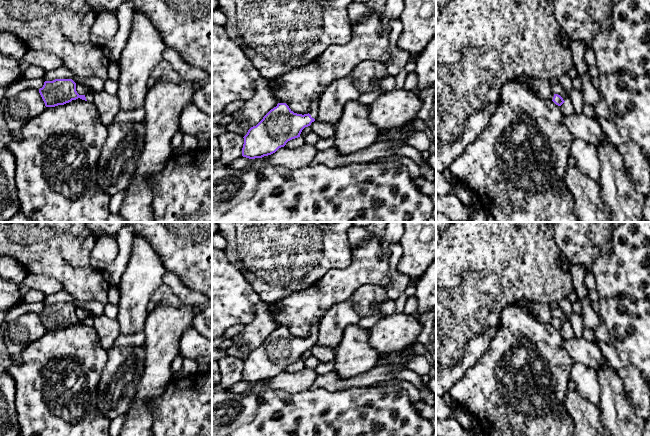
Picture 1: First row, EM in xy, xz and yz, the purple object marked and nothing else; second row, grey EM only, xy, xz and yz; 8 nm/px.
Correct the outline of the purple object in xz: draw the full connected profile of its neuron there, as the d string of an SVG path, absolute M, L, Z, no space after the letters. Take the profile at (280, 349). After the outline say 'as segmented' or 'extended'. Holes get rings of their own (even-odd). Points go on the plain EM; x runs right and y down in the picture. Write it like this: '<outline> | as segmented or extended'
M314 323L308 338L294 337L286 327L278 327L263 343L251 351L243 361L242 380L255 383L275 377L318 341L319 323Z | extended

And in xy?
M55 303L45 305L39 317L46 331L64 329L78 322L87 326L94 325L94 316L87 315L84 319L79 319L76 315L76 307L72 303Z | extended

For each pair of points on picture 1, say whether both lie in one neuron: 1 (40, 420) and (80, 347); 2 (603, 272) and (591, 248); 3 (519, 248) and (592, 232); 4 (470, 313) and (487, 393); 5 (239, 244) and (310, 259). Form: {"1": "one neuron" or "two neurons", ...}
{"1": "one neuron", "2": "two neurons", "3": "two neurons", "4": "two neurons", "5": "one neuron"}

